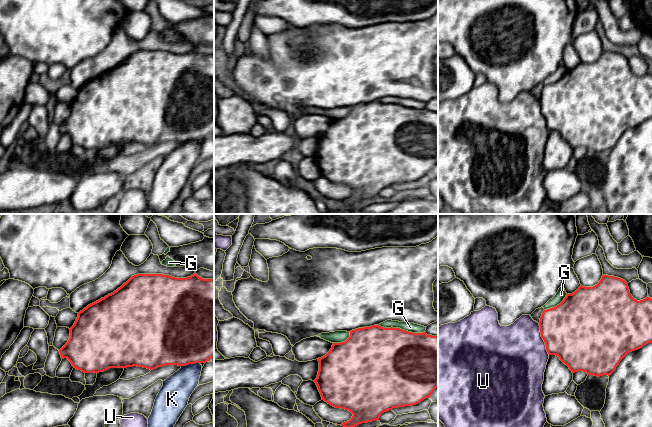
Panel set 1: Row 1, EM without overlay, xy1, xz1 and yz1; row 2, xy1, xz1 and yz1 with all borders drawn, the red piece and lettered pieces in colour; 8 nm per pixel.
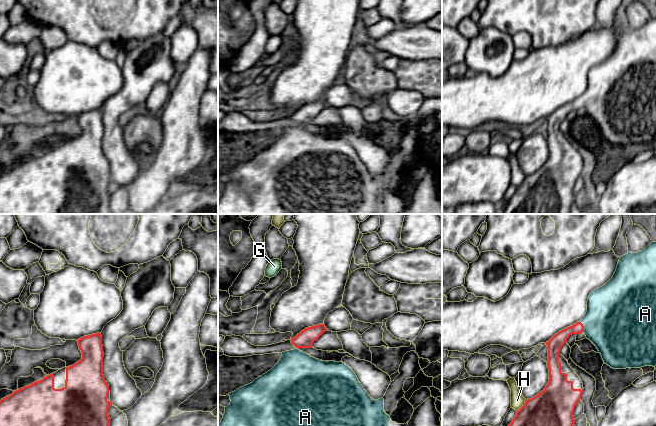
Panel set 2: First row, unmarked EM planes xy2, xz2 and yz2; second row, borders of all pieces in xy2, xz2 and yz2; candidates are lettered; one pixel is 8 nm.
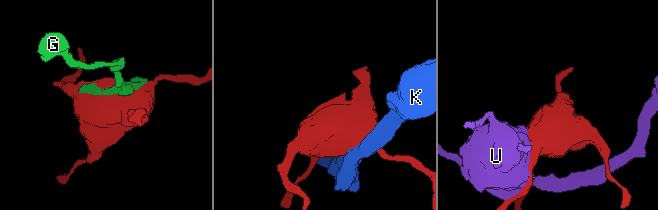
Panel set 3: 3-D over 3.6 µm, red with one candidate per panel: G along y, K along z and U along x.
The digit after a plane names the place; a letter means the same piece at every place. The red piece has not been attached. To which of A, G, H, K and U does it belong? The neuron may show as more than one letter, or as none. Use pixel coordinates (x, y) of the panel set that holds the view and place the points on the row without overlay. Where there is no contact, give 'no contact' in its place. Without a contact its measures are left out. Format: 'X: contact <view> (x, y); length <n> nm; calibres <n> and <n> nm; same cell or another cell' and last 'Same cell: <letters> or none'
A: contact yz2 (583, 103); length 100 nm; calibres 110 and 460 nm; same cell
G: contact xz1 (401, 105); length 380 nm; calibres 500 and 80 nm; another cell
H: contact yz2 (523, 181); length 120 nm; calibres 480 and 110 nm; another cell
K: contact xy1 (190, 139); length 160 nm; calibres 500 and 240 nm; another cell
U: contact yz1 (543, 115); length 280 nm; calibres 480 and 480 nm; another cell
Same cell: A

